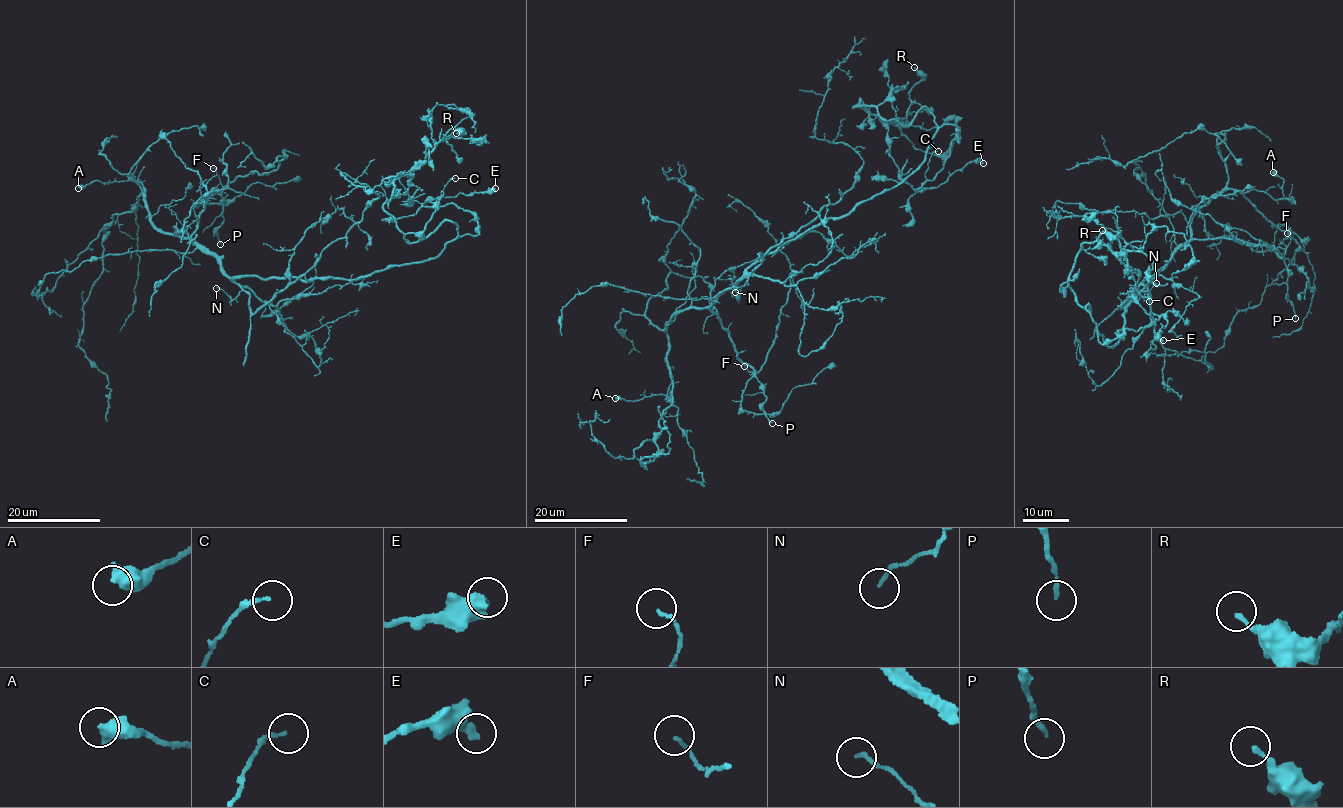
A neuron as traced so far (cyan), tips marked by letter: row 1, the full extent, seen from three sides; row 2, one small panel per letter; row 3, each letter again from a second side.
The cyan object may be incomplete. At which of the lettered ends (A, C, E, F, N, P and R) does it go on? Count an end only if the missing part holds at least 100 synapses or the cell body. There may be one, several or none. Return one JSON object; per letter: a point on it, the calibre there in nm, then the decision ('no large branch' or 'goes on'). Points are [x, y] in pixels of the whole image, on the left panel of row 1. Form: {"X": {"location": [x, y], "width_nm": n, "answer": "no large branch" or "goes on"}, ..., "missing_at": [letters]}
{"A": {"location": [78, 188], "width_nm": 550, "answer": "no large branch"}, "C": {"location": [455, 178], "width_nm": 150, "answer": "no large branch"}, "E": {"location": [495, 188], "width_nm": 440, "answer": "no large branch"}, "F": {"location": [213, 168], "width_nm": 120, "answer": "no large branch"}, "N": {"location": [216, 288], "width_nm": 150, "answer": "no large branch"}, "P": {"location": [220, 244], "width_nm": 140, "answer": "no large branch"}, "R": {"location": [456, 133], "width_nm": 180, "answer": "no large branch"}, "missing_at": []}

